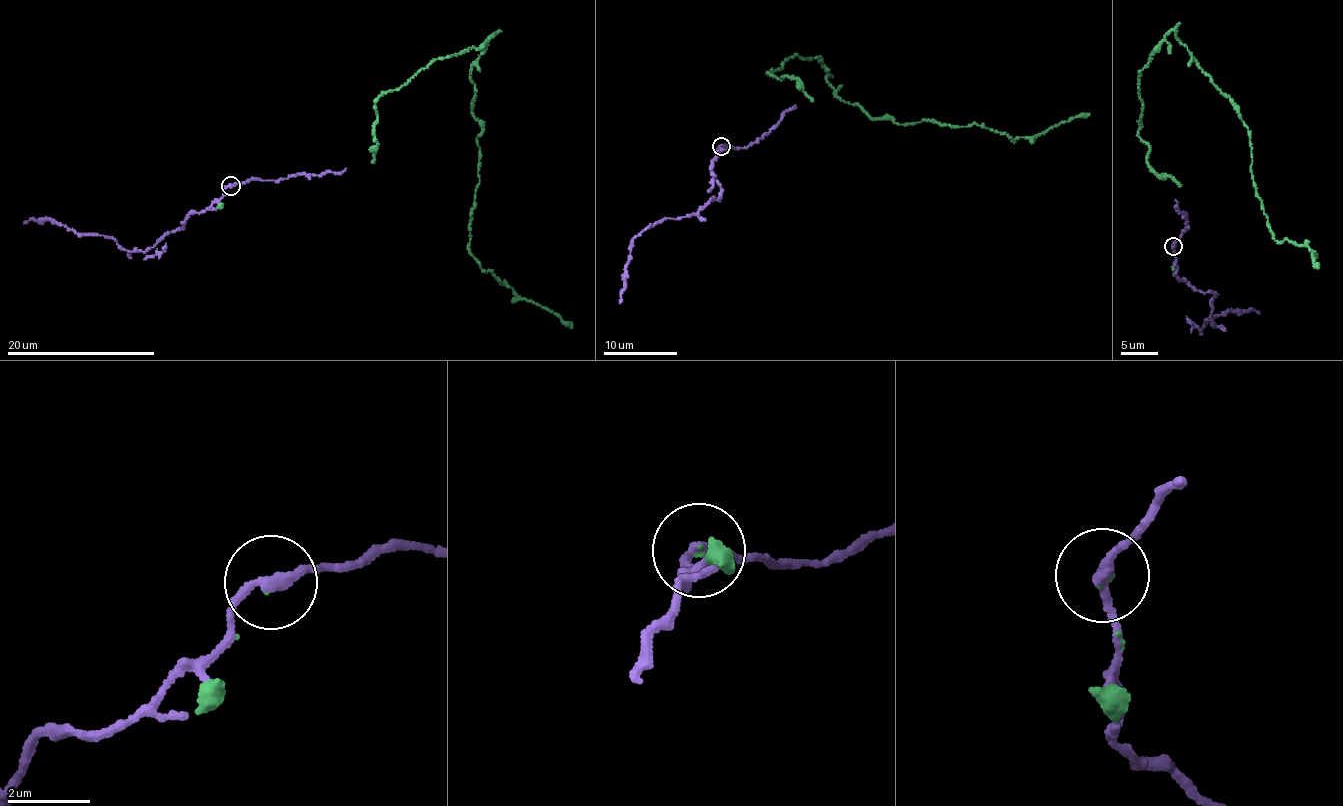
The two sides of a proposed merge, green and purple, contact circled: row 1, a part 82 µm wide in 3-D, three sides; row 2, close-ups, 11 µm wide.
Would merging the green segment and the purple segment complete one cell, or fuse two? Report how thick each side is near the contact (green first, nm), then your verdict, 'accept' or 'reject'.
50/240 nm | accept

